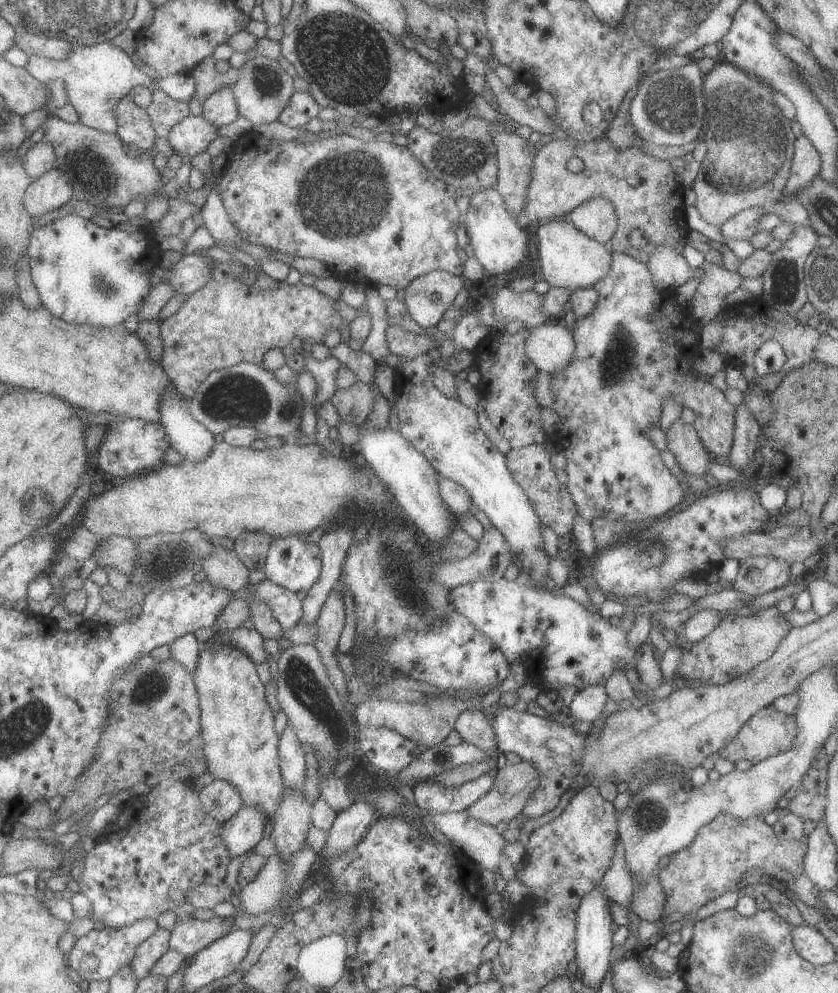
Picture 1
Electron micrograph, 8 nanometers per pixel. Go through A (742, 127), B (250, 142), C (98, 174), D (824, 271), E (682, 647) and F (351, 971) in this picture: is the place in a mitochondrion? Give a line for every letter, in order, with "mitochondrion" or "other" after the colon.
A: mitochondrion
B: other
C: mitochondrion
D: mitochondrion
E: other
F: other

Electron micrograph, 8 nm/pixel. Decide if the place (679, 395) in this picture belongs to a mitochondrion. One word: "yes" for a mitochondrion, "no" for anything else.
no

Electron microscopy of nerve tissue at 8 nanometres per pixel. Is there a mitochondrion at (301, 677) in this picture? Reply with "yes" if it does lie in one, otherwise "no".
yes

